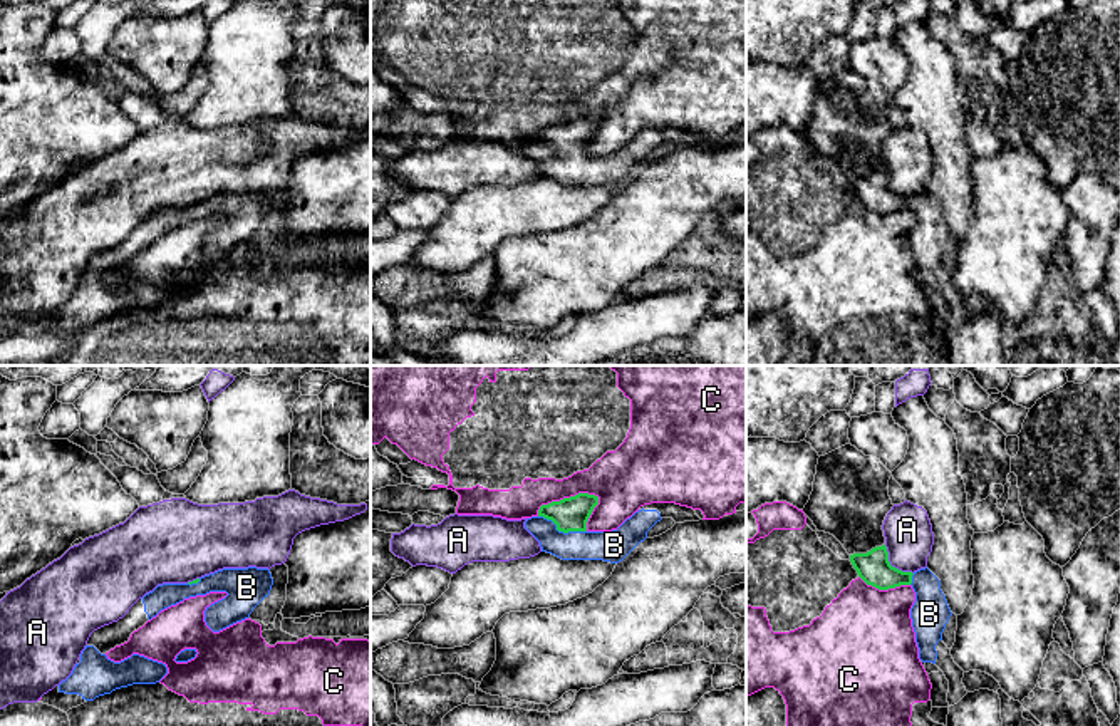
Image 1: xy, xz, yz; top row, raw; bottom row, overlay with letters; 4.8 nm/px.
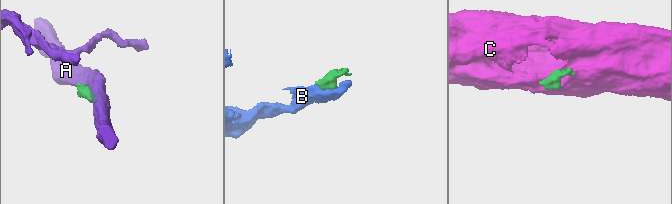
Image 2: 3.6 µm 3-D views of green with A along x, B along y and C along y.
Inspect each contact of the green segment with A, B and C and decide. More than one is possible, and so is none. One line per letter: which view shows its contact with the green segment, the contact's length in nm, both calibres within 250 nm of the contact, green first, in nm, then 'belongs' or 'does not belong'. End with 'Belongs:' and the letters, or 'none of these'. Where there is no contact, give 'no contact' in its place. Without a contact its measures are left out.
A: meets green in yz; contact 200 nm long; 160 nm thick on the green side, 240 nm on the other; does not belong
B: meets green in xz; contact 240 nm long; 160 nm thick on the green side, 140 nm on the other; belongs
C: meets green in xz; contact 320 nm long; 160 nm thick on the green side, 220 nm on the other; does not belong
Belongs: B

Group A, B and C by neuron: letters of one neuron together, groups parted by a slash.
A / B / C

